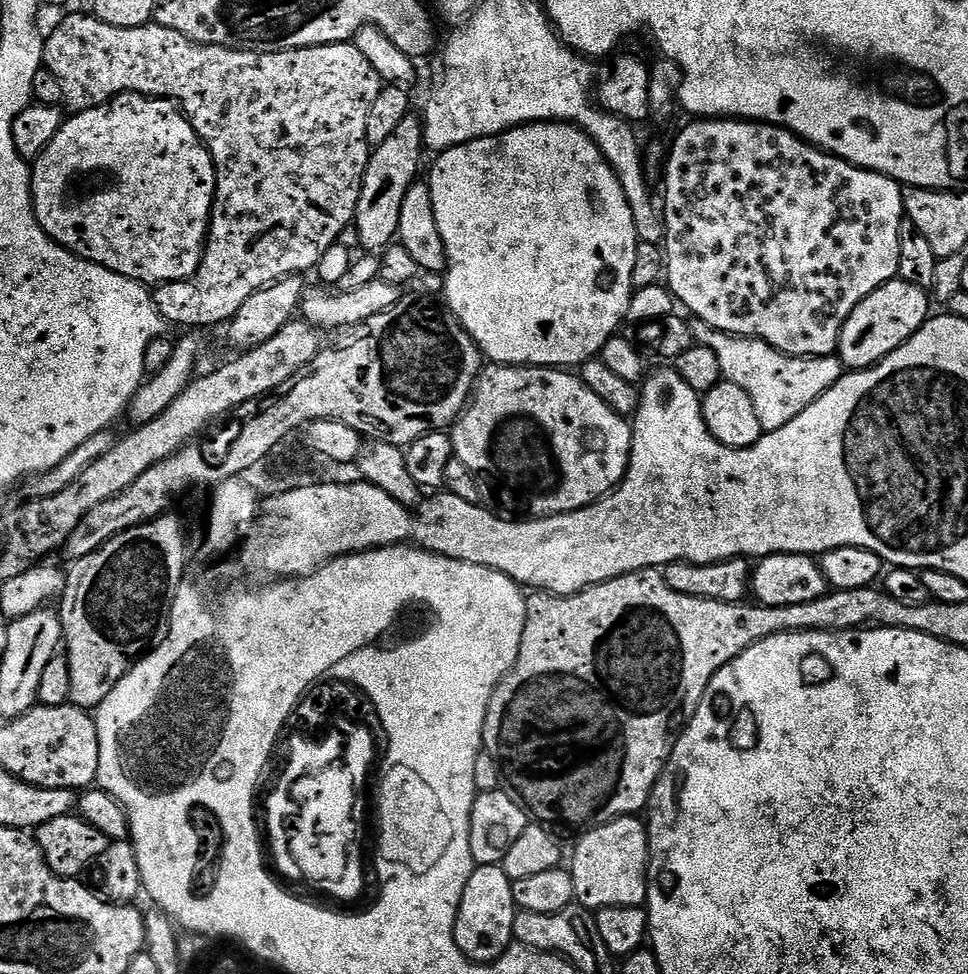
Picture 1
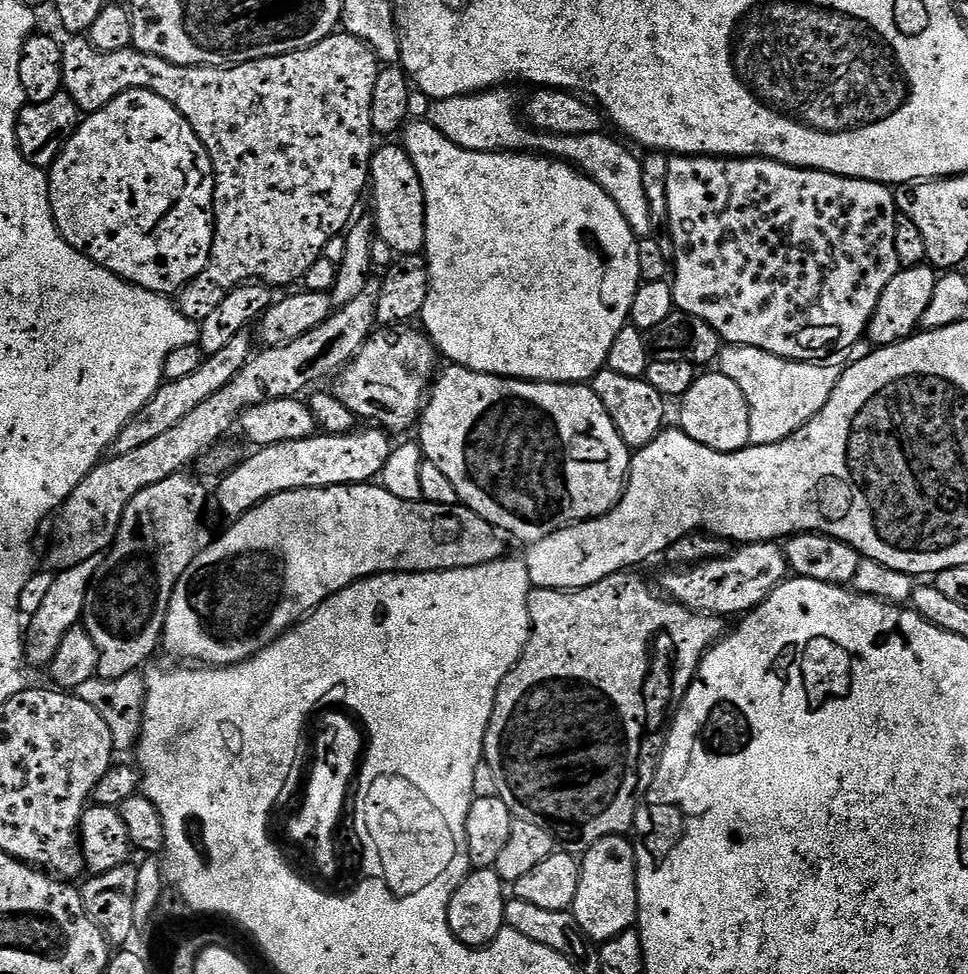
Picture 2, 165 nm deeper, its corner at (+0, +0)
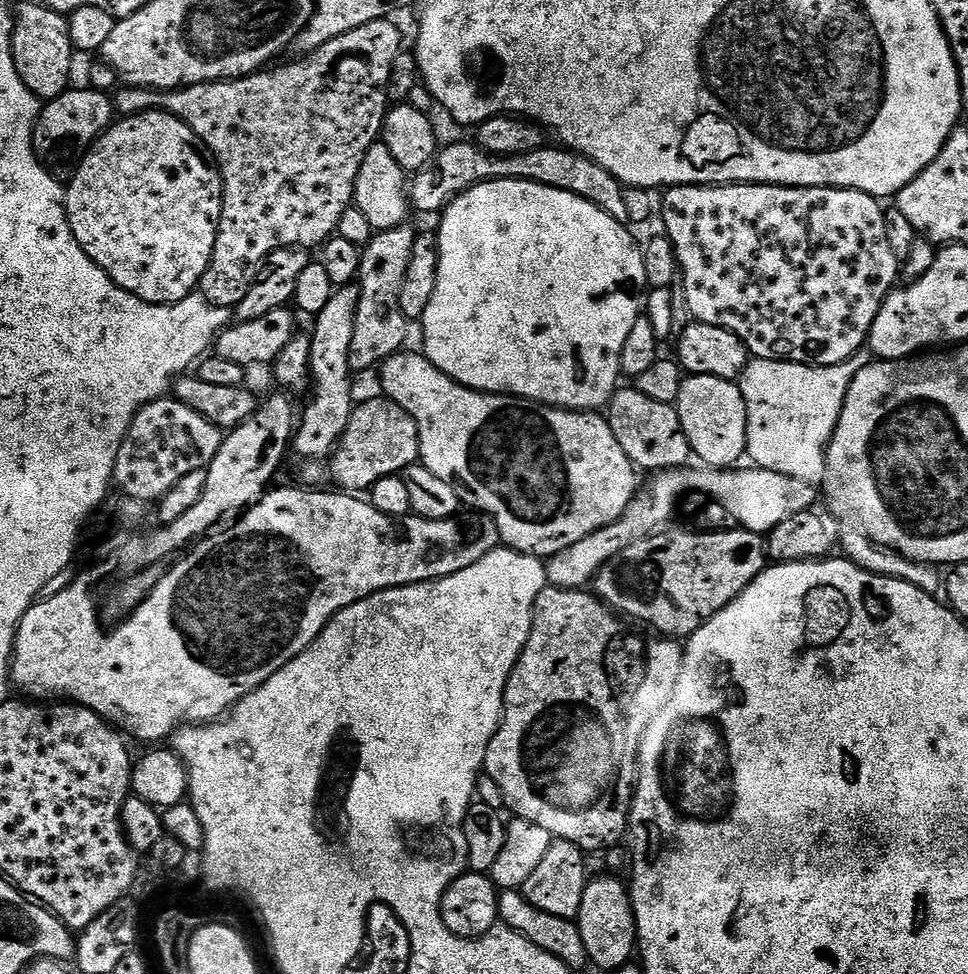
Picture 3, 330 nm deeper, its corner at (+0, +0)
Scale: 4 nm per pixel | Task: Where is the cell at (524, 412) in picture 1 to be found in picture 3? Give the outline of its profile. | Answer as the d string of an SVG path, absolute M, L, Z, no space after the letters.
M401 350L379 365L378 373L380 372L380 384L384 387L383 395L398 406L402 406L402 410L406 410L406 414L410 414L410 418L414 418L420 435L420 460L432 474L438 474L438 478L442 478L442 482L453 484L461 497L466 498L467 503L469 500L478 511L484 512L480 514L495 524L497 537L507 547L527 556L551 558L562 550L574 546L574 542L582 542L582 538L610 526L626 510L632 497L636 495L638 472L626 454L626 450L622 450L622 446L618 446L618 438L614 438L614 430L610 430L607 419L599 411L574 412L571 408L551 408L549 404L538 404L535 400L523 400L521 396L479 392L473 388L462 386L458 382L454 382L454 378L442 374L442 370L438 370L438 366L434 366L434 362L430 362L428 357L419 351L416 351L417 353L408 351Z

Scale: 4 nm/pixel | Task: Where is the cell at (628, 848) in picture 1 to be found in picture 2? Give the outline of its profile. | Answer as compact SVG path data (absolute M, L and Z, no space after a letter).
M627 835L607 836L602 842L594 842L587 848L580 860L580 877L578 878L578 894L574 894L574 902L570 909L578 926L593 942L603 942L618 934L629 931L637 923L640 915L638 902L638 878L636 877L636 844L628 841Z

